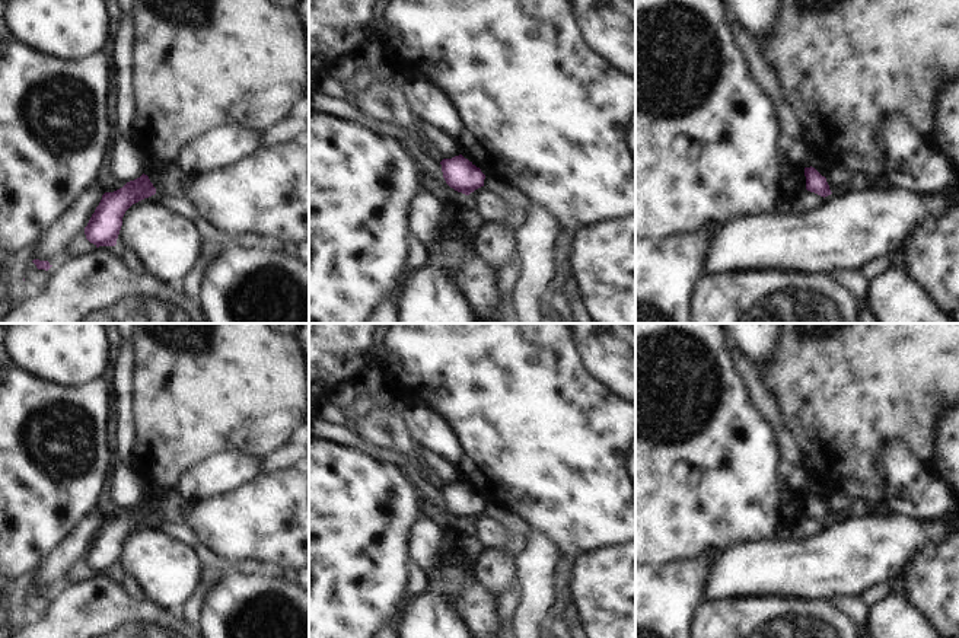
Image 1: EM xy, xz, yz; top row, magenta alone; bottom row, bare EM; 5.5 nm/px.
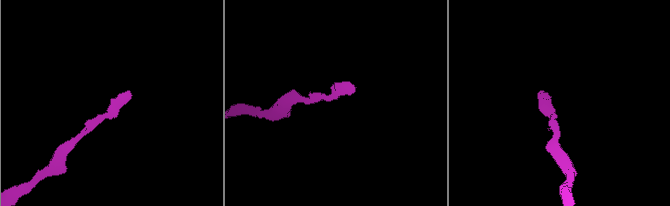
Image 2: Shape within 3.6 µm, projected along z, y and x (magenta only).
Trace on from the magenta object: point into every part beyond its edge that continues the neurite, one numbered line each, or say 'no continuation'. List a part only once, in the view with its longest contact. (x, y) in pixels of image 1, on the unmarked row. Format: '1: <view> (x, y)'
no continuation.

